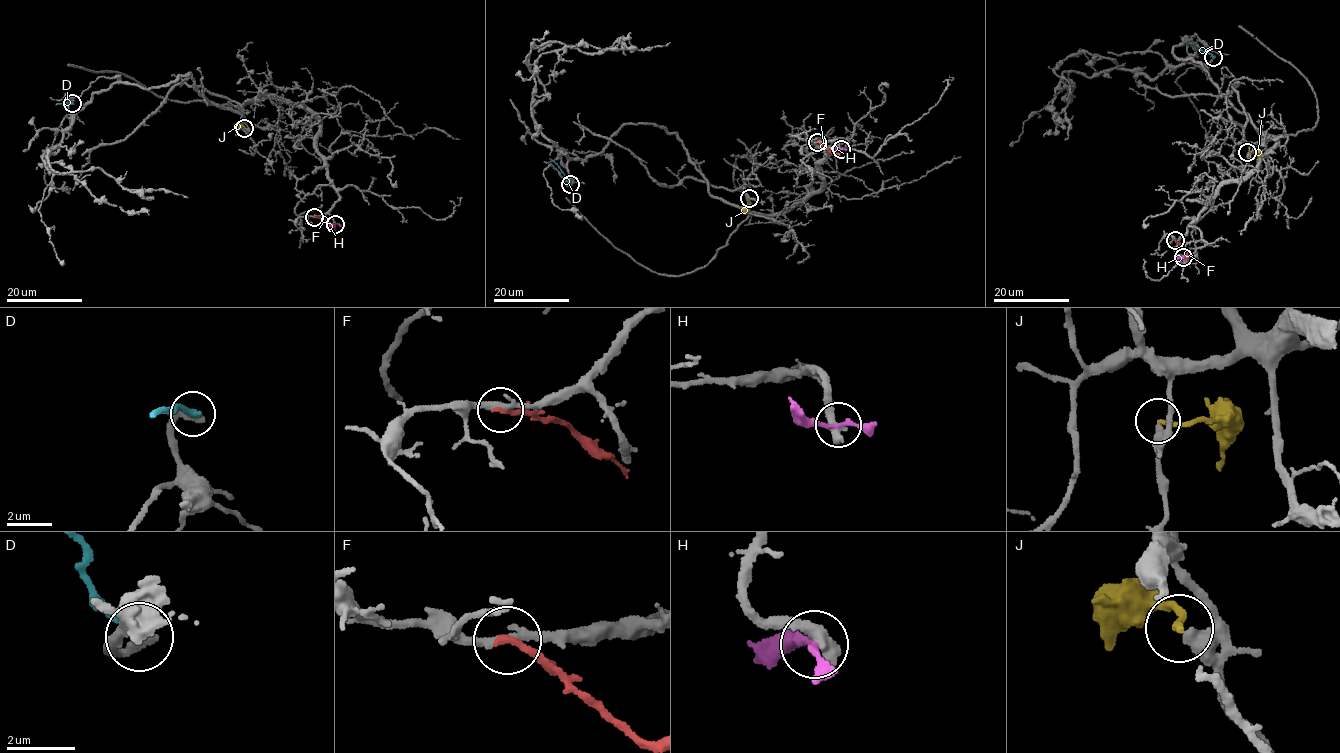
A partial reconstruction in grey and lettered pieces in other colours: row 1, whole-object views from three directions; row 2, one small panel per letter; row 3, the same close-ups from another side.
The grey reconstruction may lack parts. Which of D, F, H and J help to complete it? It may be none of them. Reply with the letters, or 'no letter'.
no letter

